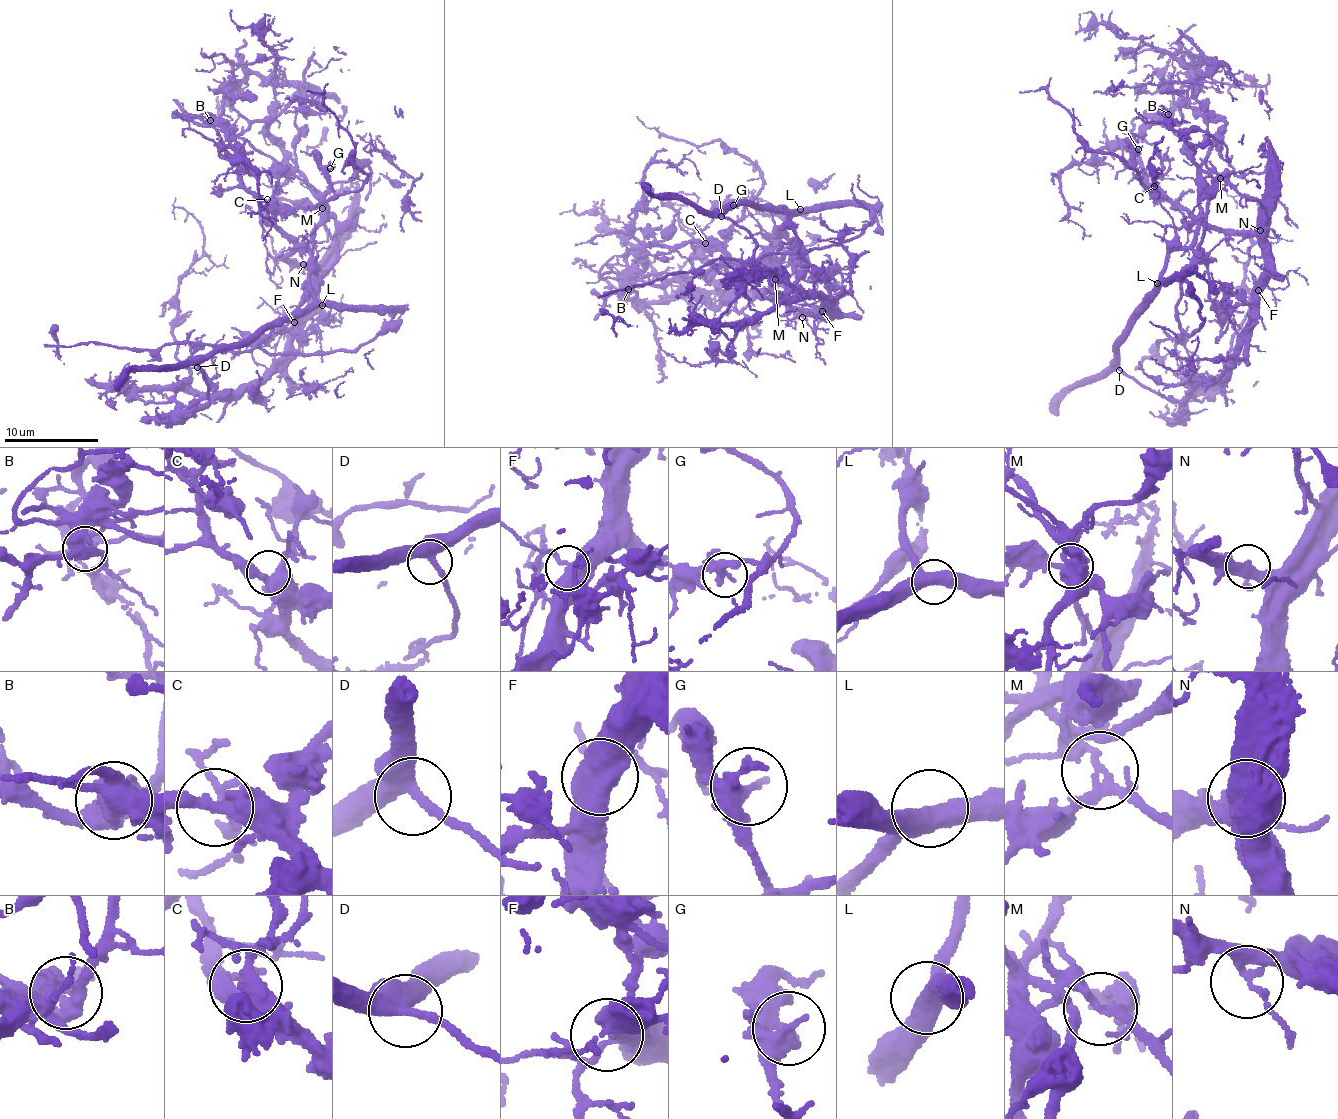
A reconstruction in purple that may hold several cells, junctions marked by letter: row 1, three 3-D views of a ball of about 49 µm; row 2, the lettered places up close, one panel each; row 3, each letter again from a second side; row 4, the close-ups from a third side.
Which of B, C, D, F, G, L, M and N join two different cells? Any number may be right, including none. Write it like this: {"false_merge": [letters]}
{"false_merge": ["B", "M"]}

